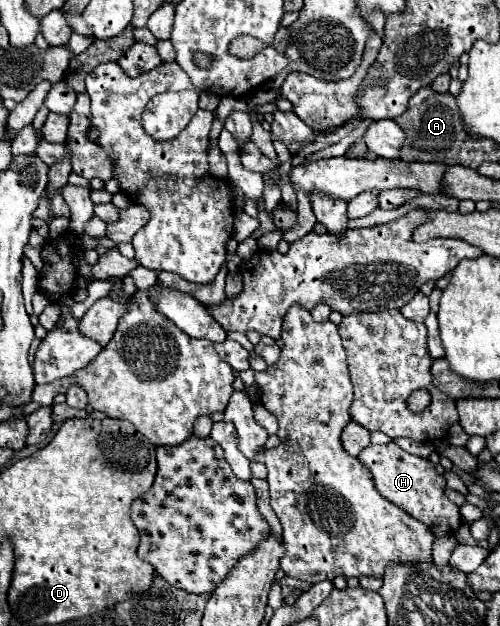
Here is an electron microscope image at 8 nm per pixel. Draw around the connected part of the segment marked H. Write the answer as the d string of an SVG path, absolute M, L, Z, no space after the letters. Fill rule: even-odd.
M352 421L342 431L342 445L354 457L360 455L360 451L364 449L358 459L372 471L376 489L388 501L392 501L398 507L402 507L408 515L412 515L414 519L426 523L436 537L452 535L458 529L458 525L460 525L460 511L444 495L446 481L444 481L442 475L436 473L434 465L428 459L420 459L416 455L400 451L400 447L396 447L394 441L390 441L386 445L370 445L370 433L364 431L364 427L360 427L358 423L352 423Z

